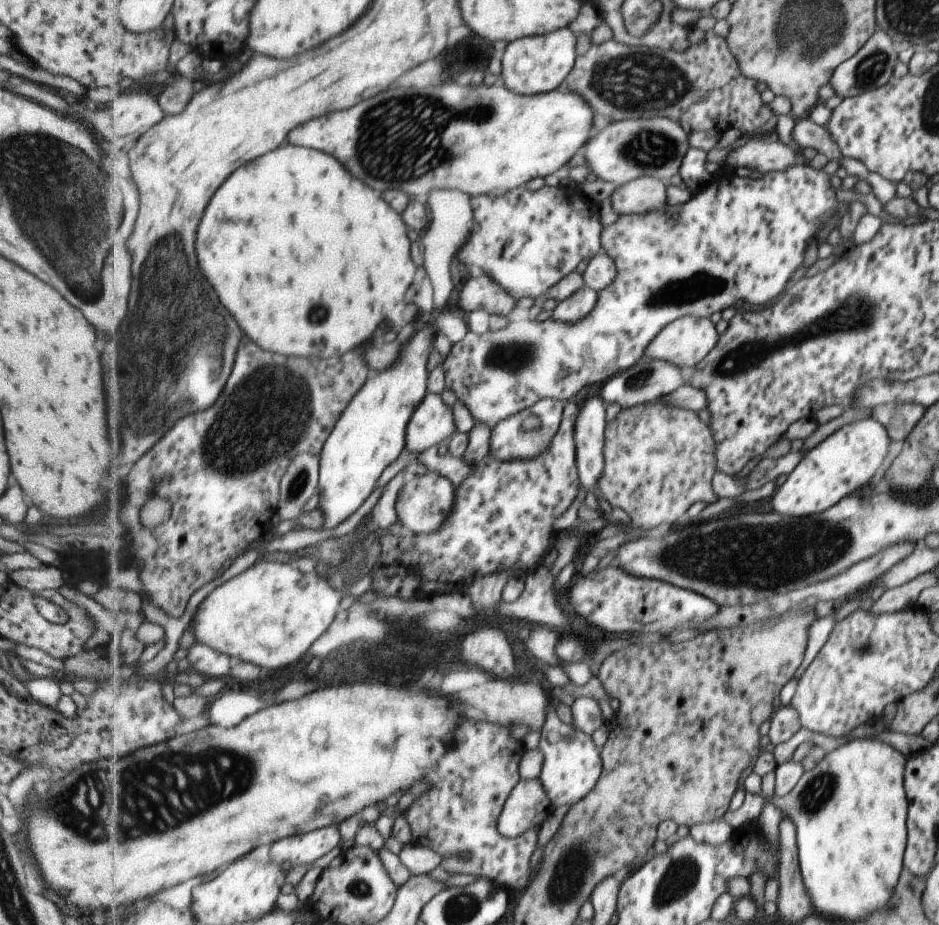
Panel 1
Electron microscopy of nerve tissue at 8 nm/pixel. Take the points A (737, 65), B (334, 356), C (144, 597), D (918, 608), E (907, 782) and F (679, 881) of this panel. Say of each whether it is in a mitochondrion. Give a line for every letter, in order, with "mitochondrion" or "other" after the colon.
A: other
B: other
C: other
D: other
E: other
F: mitochondrion

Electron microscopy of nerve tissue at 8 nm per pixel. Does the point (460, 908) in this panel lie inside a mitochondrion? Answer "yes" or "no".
yes

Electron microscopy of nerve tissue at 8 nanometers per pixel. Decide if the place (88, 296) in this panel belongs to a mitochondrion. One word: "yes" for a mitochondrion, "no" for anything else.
yes

